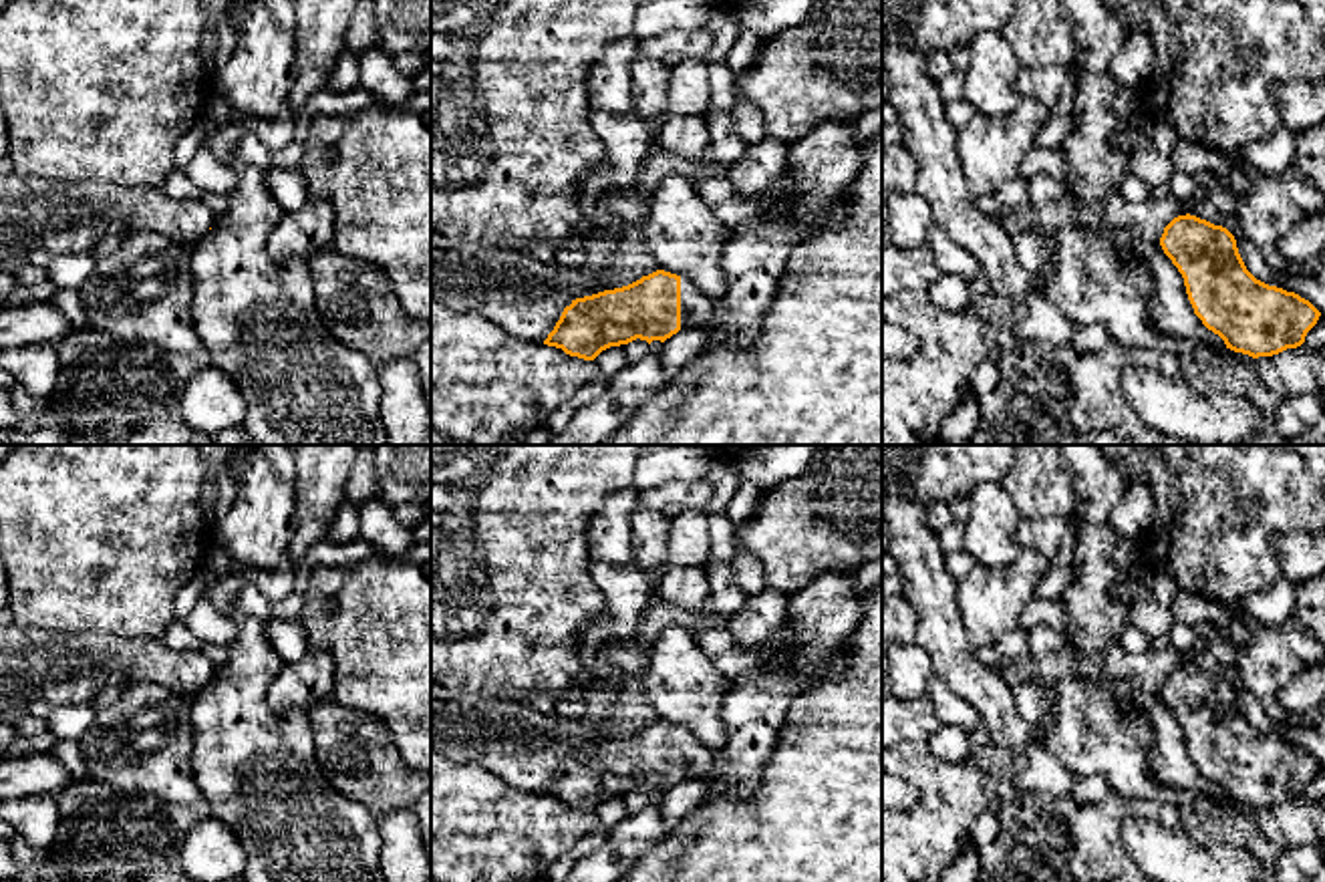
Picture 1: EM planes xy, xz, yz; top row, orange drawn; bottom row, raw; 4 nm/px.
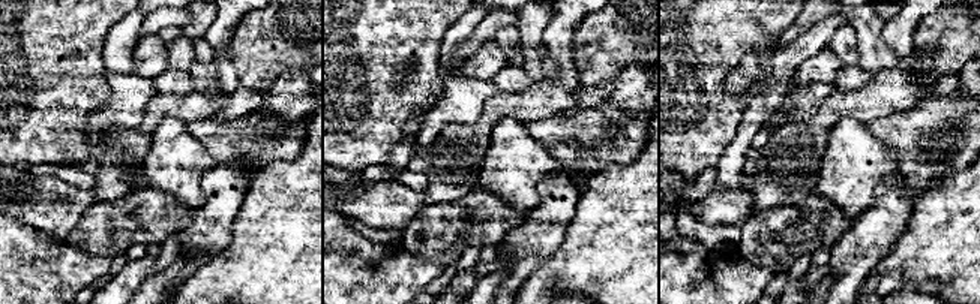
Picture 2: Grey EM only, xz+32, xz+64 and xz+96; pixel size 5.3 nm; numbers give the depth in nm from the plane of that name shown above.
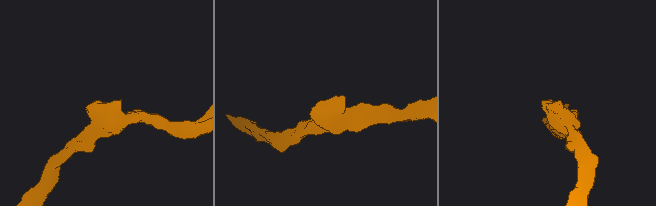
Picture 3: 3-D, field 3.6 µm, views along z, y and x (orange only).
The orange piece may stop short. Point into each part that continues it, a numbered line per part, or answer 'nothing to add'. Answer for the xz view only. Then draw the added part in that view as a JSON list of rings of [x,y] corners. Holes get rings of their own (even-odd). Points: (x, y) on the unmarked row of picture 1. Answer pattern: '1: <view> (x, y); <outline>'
1: xz (695, 760); [[[681,727],[681,781],[705,779],[711,771],[713,759],[715,751]]]

